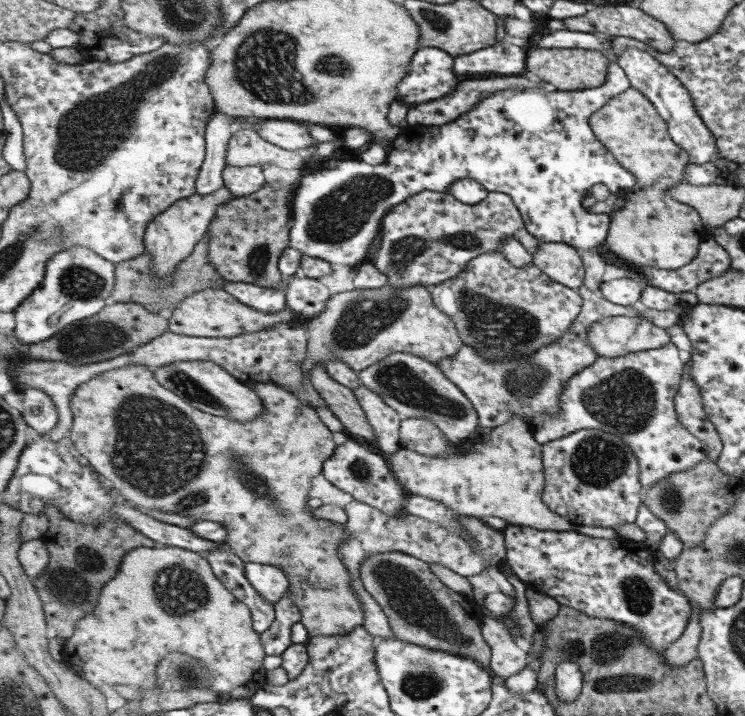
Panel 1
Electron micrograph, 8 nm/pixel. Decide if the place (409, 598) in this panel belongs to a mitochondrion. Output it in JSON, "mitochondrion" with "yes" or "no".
{"mitochondrion":"yes"}

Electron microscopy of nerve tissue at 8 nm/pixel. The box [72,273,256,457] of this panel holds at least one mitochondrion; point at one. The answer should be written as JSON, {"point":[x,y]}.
{"point":[184,382]}

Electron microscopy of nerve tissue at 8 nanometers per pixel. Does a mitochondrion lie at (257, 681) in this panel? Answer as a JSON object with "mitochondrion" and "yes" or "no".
{"mitochondrion":"no"}

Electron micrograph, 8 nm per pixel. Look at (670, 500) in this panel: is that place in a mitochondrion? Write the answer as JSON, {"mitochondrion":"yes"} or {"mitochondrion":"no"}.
{"mitochondrion":"yes"}

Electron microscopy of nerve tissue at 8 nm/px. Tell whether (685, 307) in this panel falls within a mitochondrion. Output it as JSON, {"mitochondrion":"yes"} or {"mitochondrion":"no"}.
{"mitochondrion":"no"}

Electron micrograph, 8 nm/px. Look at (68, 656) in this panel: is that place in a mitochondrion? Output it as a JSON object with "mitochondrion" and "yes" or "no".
{"mitochondrion":"no"}

